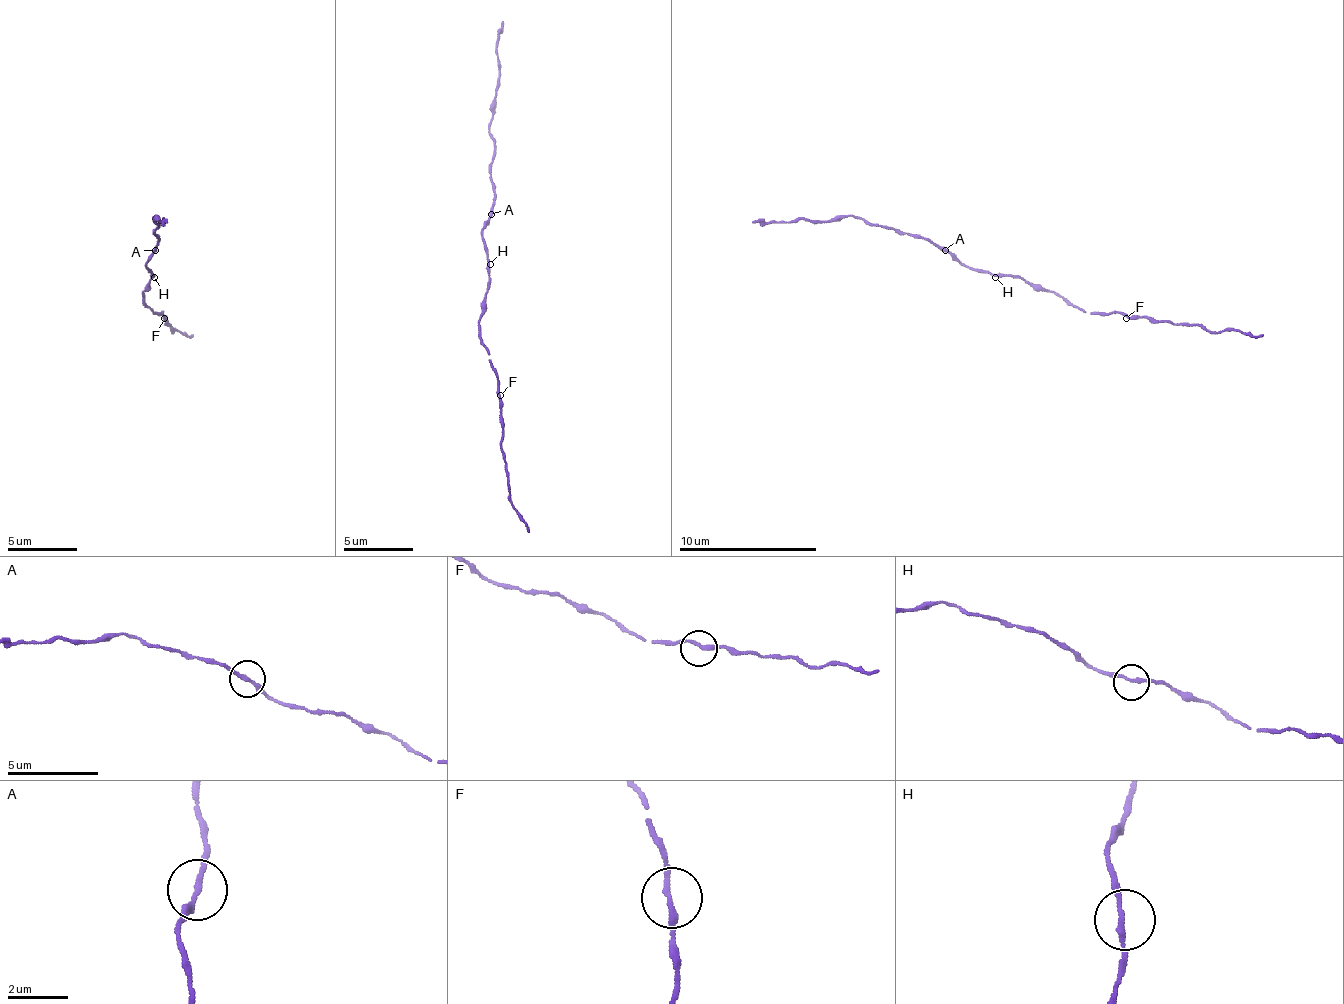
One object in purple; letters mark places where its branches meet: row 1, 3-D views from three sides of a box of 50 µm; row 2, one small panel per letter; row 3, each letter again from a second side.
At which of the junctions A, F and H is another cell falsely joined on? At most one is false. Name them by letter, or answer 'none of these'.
none of these

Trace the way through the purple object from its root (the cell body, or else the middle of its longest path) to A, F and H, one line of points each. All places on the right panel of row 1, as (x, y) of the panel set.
A: (1008, 277), (977, 273), (963, 266), (946, 249)
F: (1008, 277), (1040, 283), (1046, 290), (1067, 297), (1084, 311), (1102, 311), (1126, 318)
H: (1008, 277), (995, 277)

